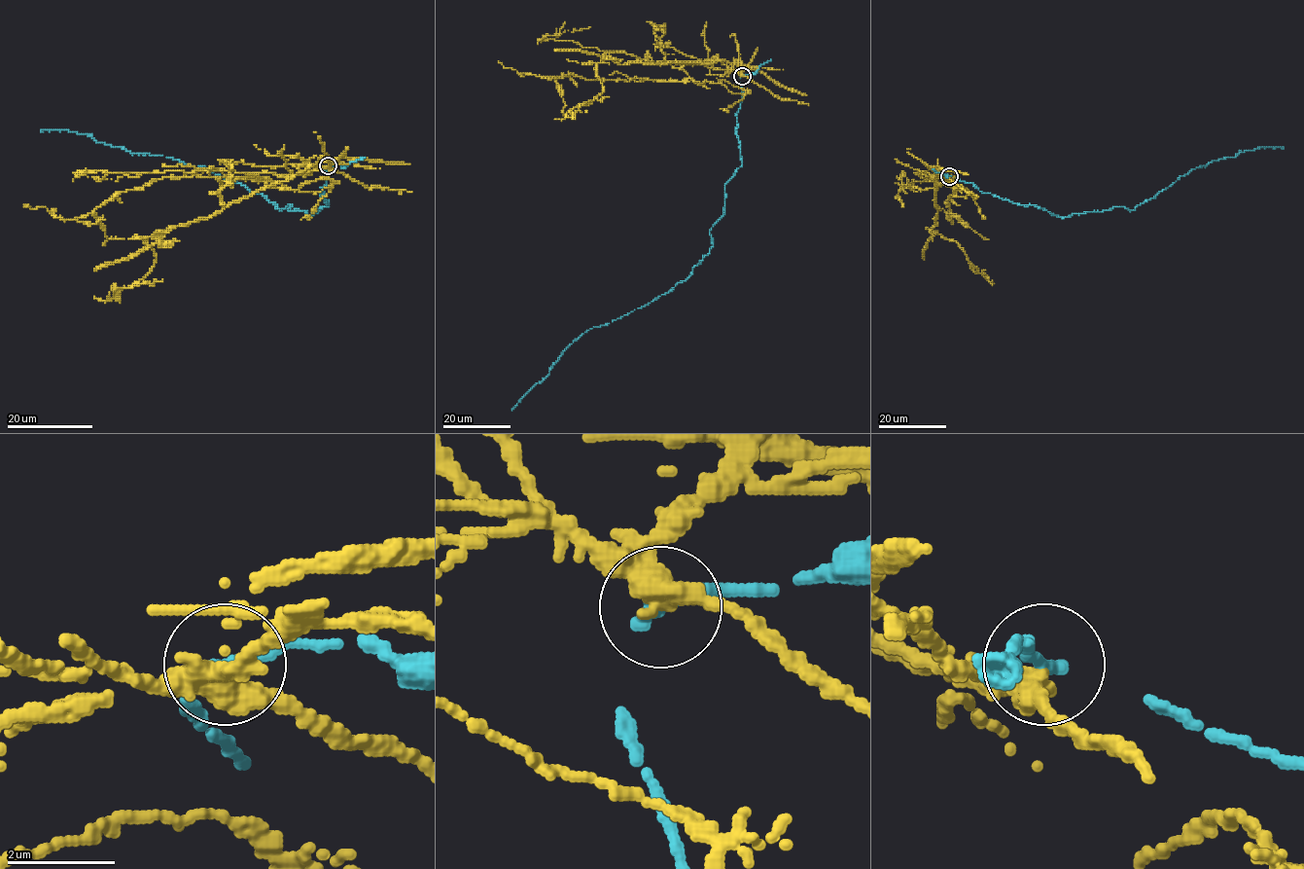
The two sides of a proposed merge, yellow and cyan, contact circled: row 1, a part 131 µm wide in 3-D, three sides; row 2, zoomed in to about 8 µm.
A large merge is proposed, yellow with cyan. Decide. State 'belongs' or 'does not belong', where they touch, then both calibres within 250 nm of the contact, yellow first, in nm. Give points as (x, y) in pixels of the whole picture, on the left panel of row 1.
does not belong | (328, 165) | 420/320 nm

